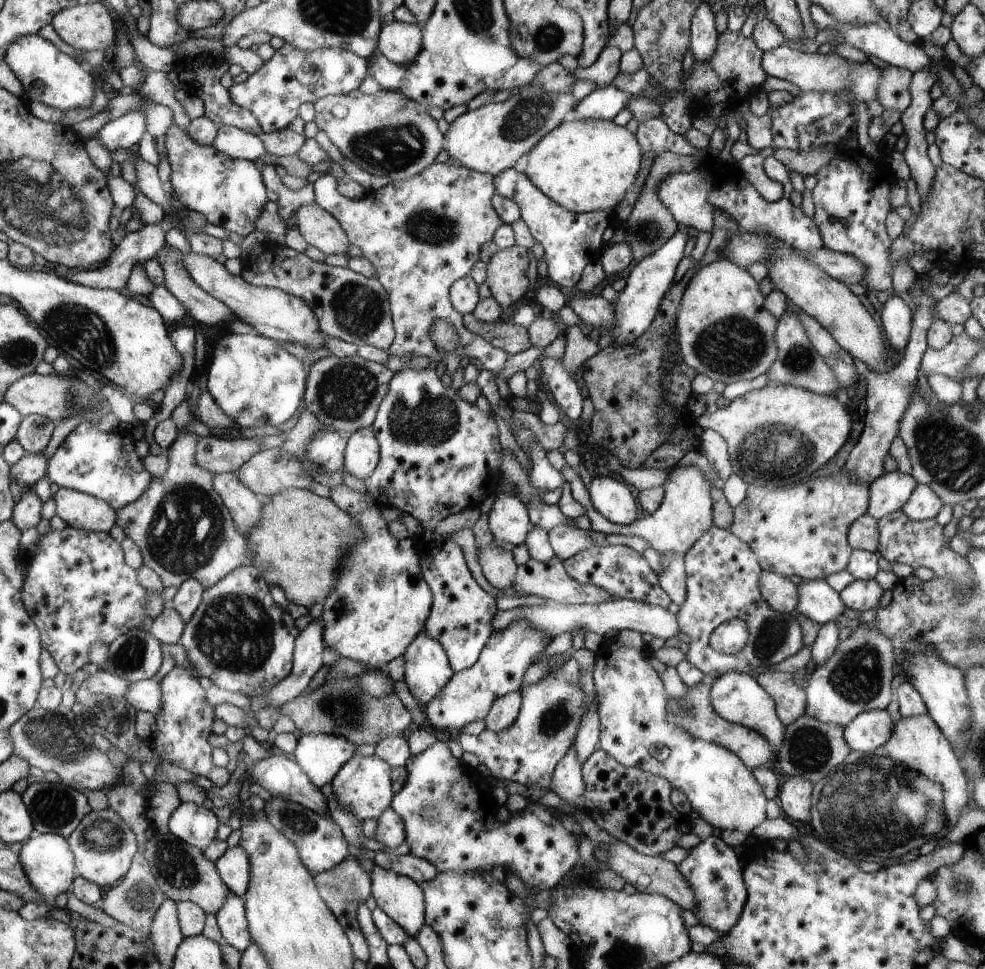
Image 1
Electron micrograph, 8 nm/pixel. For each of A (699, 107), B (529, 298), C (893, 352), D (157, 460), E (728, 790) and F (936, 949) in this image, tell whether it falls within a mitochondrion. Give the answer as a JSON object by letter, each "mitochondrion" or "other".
{"A":"other","B":"other","C":"other","D":"other","E":"other","F":"other"}

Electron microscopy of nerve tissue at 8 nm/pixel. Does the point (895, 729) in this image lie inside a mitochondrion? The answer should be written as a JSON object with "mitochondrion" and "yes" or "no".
{"mitochondrion":"no"}

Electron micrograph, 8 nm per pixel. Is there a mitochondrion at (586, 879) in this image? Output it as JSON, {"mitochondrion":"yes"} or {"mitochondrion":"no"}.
{"mitochondrion":"no"}

